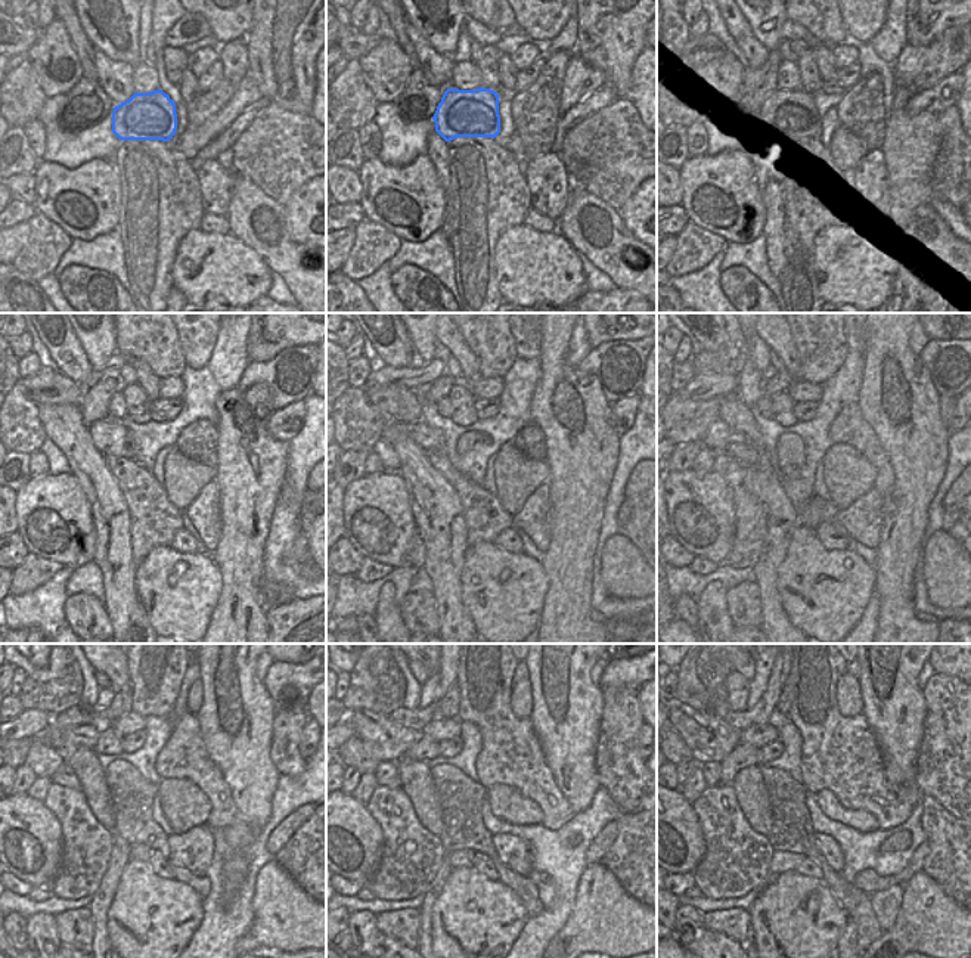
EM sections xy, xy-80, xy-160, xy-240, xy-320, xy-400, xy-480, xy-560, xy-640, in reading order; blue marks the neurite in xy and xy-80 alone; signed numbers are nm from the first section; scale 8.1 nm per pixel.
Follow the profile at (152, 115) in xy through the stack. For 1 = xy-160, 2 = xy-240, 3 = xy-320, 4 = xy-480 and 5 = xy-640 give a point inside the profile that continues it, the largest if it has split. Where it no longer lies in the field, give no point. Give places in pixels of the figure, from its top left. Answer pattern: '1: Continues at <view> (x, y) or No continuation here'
1: Continues at xy-160 (782, 111)
2: Continues at xy-240 (109, 439)
3: Continues at xy-320 (428, 437)
4: Continues at xy-480 (43, 760)
5: Continues at xy-640 (686, 755).

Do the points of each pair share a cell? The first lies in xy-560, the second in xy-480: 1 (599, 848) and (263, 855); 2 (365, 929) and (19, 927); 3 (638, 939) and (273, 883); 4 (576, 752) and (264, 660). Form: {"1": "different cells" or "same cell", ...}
{"1": "different cells", "2": "different cells", "3": "same cell", "4": "different cells"}

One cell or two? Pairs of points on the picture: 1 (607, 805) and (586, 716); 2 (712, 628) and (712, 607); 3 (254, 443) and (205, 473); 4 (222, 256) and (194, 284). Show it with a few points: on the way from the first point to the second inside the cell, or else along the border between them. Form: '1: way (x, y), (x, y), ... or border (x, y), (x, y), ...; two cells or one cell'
1: border (599, 786), (592, 802), (577, 814); two cells
2: way (712, 623), (712, 611); one cell
3: border (217, 468), (214, 480); two cells
4: way (214, 263), (201, 276); one cell

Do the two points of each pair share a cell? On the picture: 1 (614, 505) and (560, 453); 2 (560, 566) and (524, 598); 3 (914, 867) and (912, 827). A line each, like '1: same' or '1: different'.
1: different
2: different
3: different

